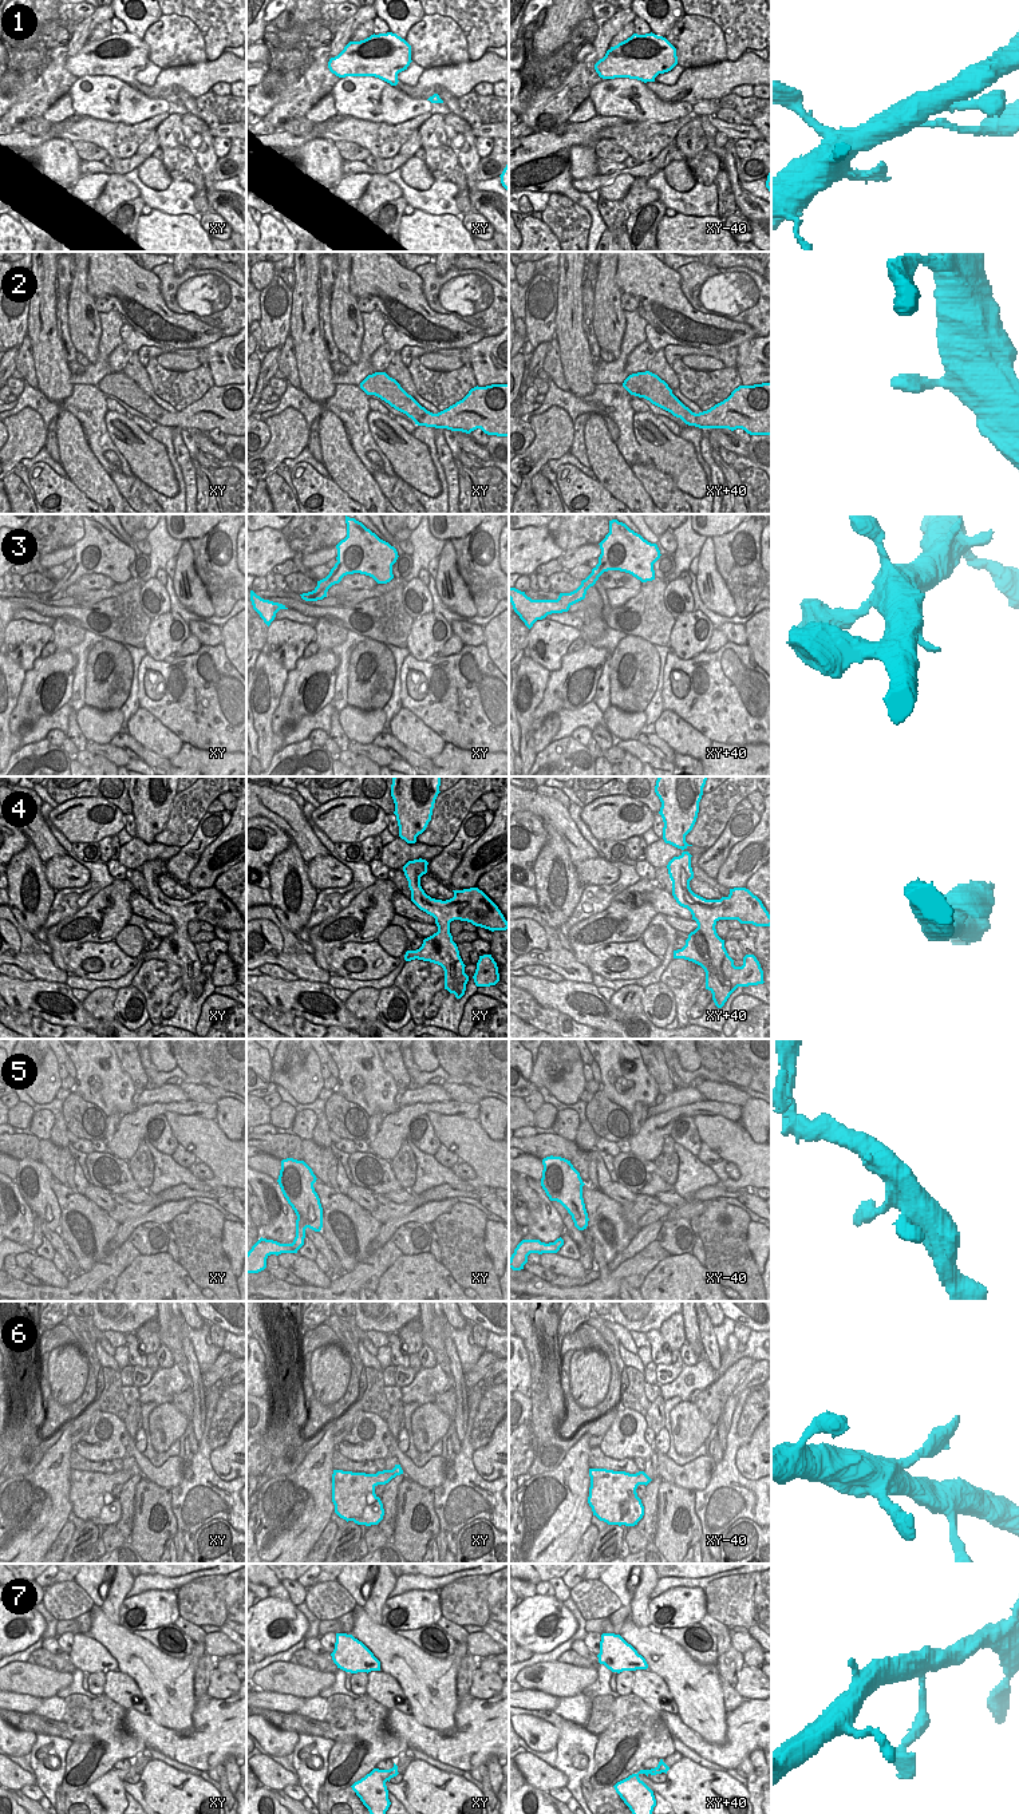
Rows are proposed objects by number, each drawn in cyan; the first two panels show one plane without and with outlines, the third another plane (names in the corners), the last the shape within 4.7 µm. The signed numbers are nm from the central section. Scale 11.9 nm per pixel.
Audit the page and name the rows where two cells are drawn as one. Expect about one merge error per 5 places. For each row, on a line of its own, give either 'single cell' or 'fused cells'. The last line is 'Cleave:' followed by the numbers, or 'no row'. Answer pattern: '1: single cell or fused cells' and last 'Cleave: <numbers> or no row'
1: single cell
2: single cell
3: single cell
4: single cell
5: single cell
6: single cell
7: single cell
Cleave: no row

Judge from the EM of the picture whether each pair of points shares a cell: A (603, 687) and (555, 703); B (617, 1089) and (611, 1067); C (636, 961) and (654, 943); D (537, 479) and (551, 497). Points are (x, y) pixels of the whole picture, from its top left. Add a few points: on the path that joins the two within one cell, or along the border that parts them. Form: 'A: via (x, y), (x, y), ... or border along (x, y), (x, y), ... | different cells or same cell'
A: border along (608, 660), (603, 667), (592, 699) | different cells
B: via (617, 1083), (616, 1073) | same cell
C: border along (640, 939), (660, 959) | different cells
D: via (540, 483), (546, 493) | same cell

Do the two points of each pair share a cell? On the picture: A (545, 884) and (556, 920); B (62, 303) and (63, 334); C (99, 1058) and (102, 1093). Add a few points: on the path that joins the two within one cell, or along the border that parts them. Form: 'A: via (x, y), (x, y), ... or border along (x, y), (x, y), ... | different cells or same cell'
A: via (548, 893), (549, 901), (556, 911) | same cell
B: via (62, 311), (62, 325) | same cell
C: via (97, 1066), (102, 1085) | same cell

